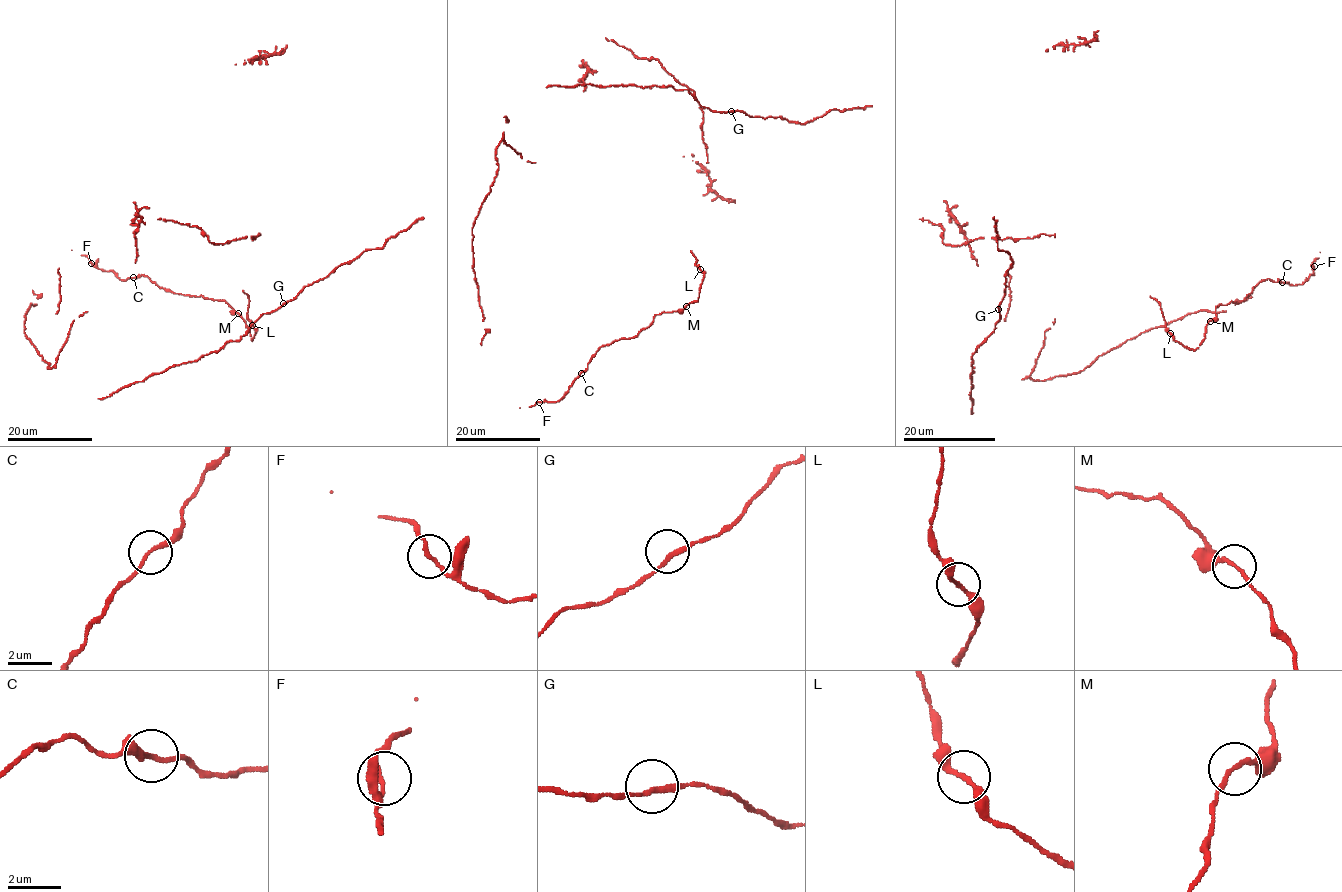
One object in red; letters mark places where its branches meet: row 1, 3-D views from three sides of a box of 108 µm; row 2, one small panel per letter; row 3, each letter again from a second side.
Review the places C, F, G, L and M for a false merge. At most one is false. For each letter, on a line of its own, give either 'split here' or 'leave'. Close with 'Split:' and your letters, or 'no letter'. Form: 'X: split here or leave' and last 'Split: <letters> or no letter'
C: leave
F: leave
G: leave
L: leave
M: leave
Split: no letter

